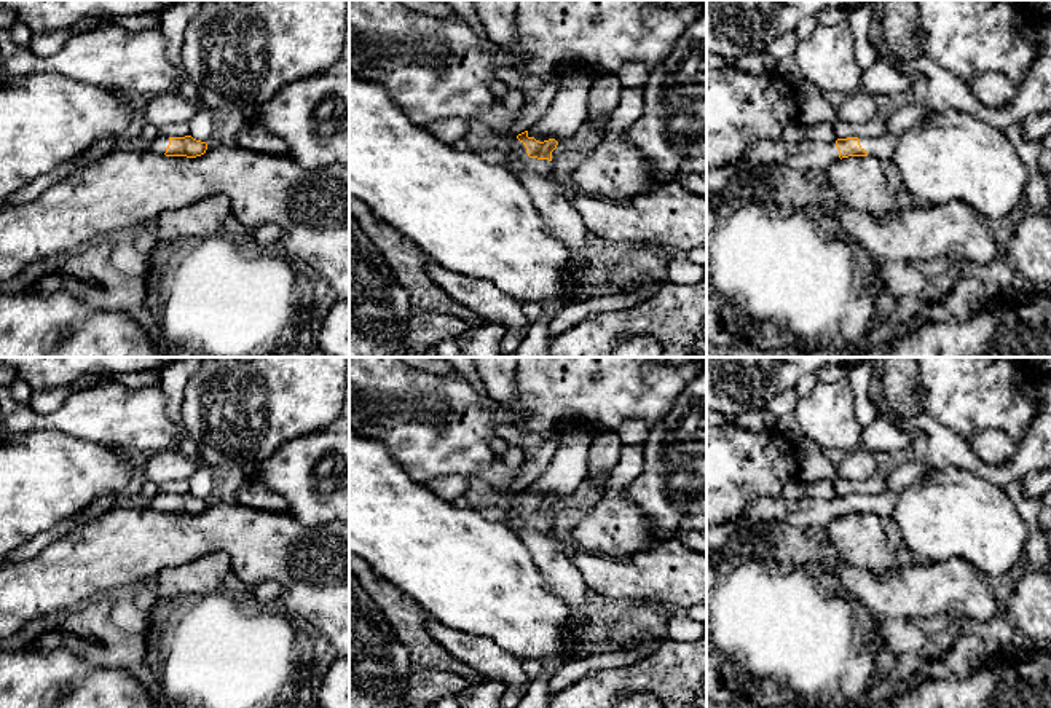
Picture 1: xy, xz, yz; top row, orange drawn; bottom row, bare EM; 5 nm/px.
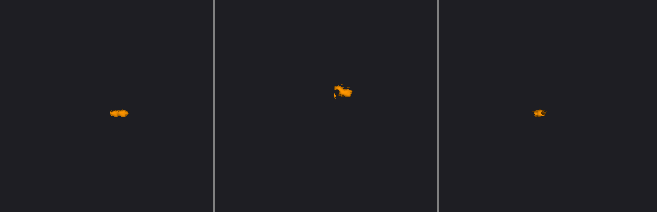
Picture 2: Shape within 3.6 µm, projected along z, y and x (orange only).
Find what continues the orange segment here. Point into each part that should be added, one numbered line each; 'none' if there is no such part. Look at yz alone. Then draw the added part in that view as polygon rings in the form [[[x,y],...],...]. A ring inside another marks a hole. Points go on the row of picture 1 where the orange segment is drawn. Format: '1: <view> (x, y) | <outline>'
1: yz (882, 147) | [[[885,132],[880,137],[863,137],[860,139],[861,148],[868,151],[869,156],[874,156],[880,161],[892,161],[898,134]]]
2: yz (814, 155) | [[[804,139],[799,144],[759,140],[740,159],[750,164],[783,166],[801,172],[812,169],[823,175],[840,158],[836,140],[828,144]]]

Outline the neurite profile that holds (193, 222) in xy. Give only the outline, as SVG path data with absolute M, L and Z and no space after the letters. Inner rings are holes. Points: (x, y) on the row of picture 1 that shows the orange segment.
M217 195L166 210L155 220L158 242L185 247L204 238L222 233L225 220L231 215L228 198Z

